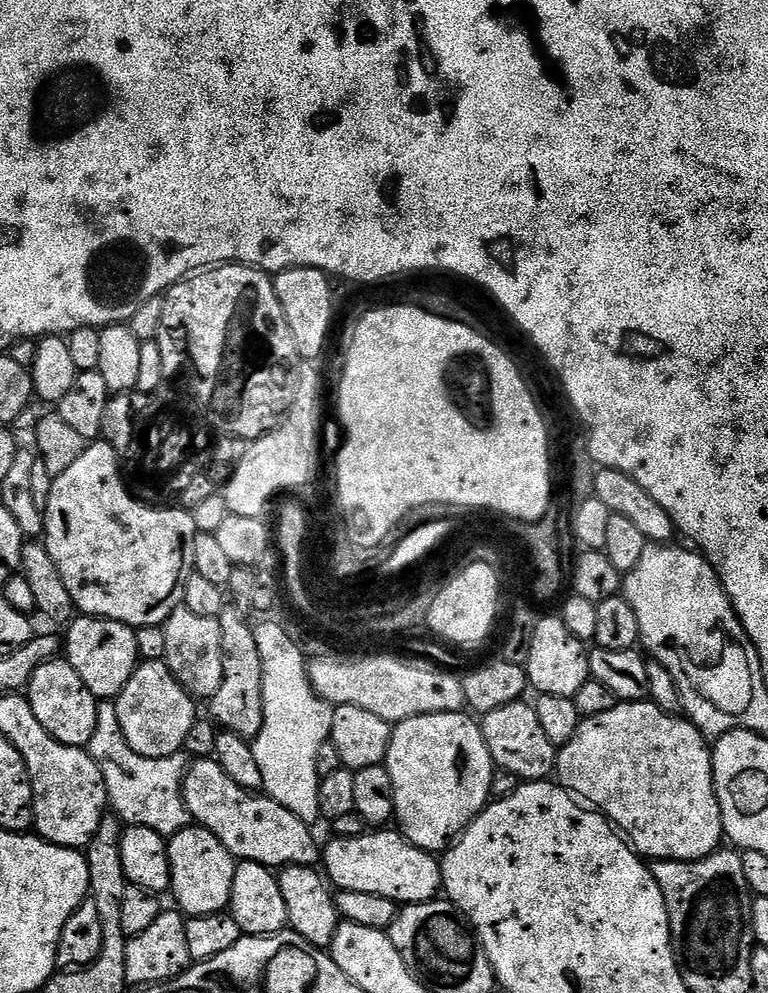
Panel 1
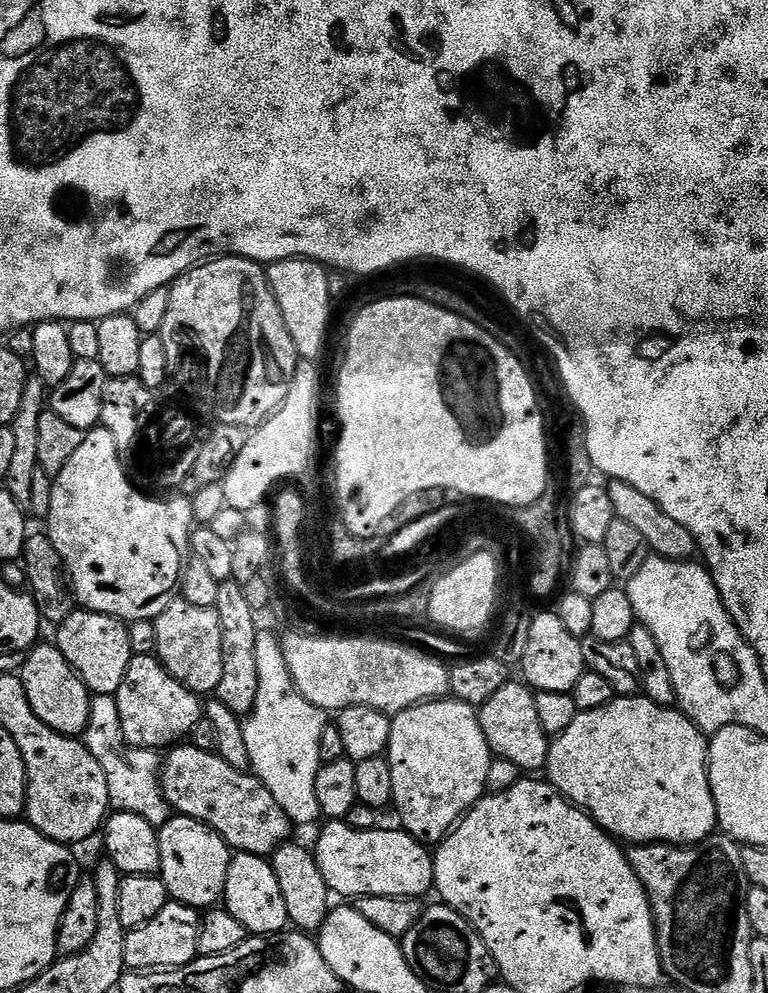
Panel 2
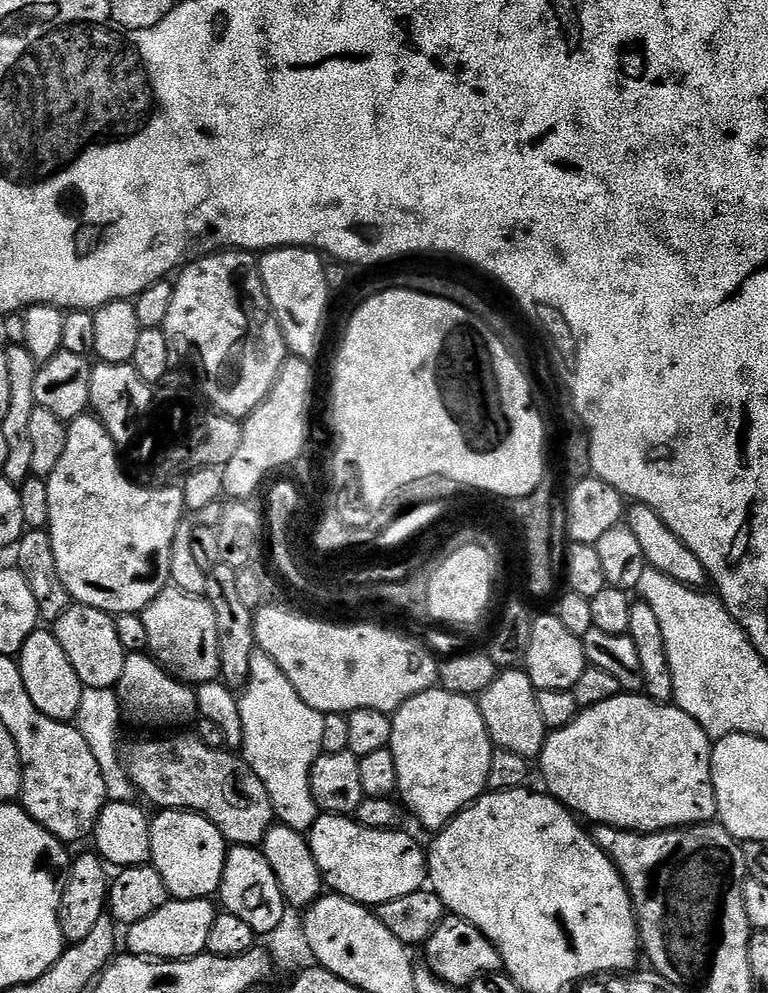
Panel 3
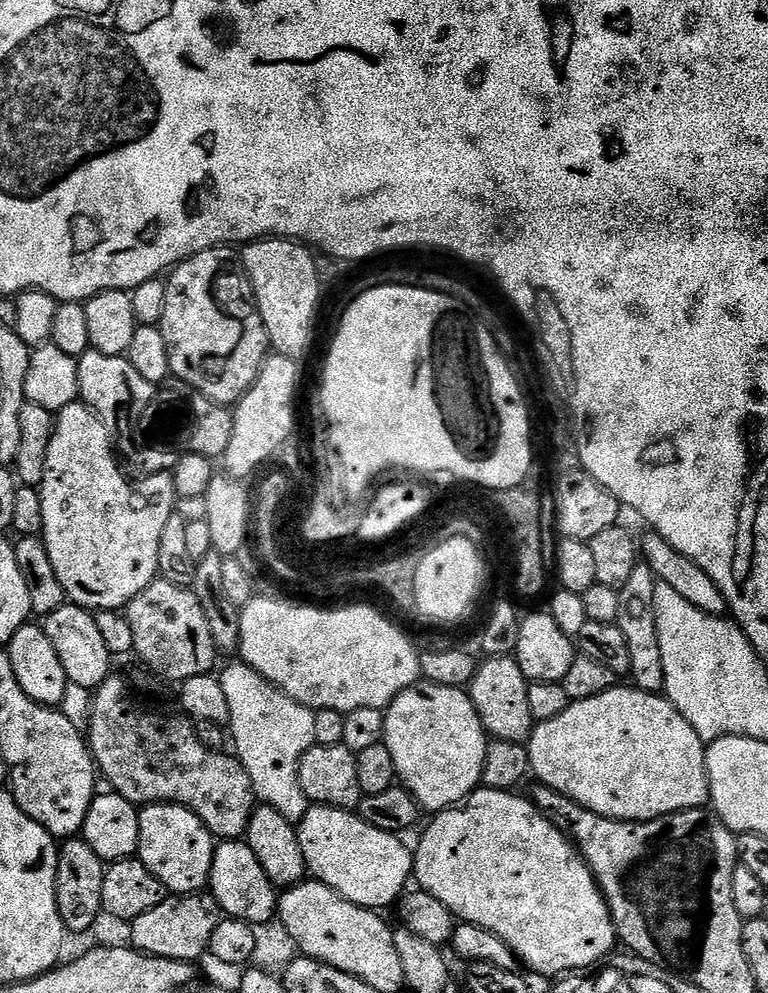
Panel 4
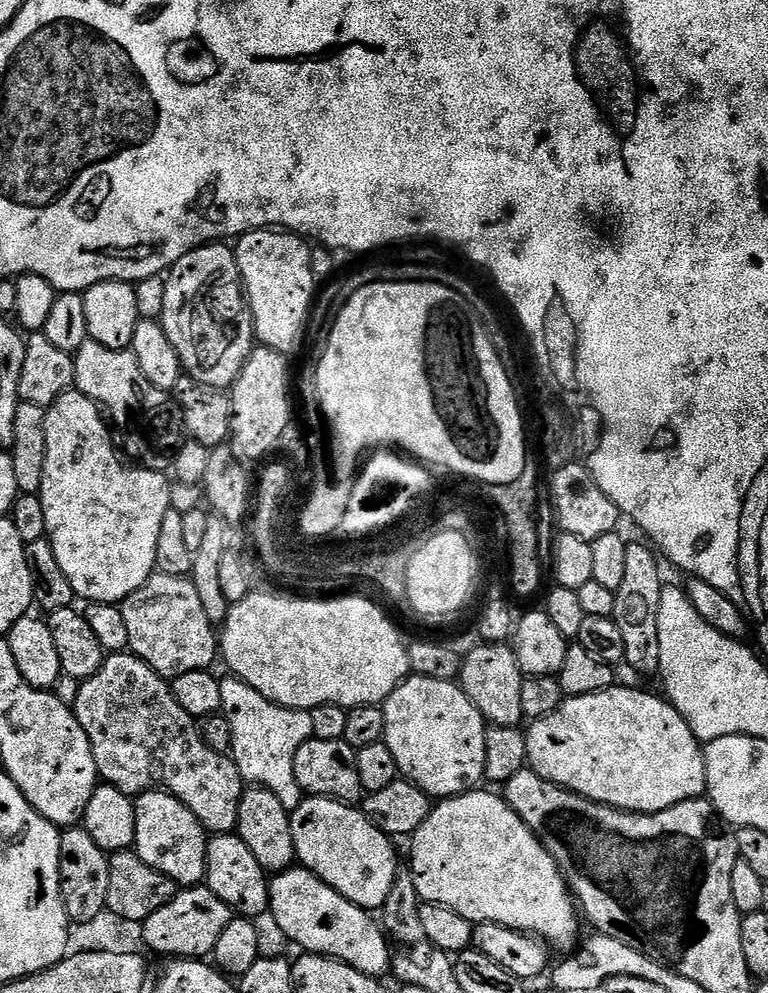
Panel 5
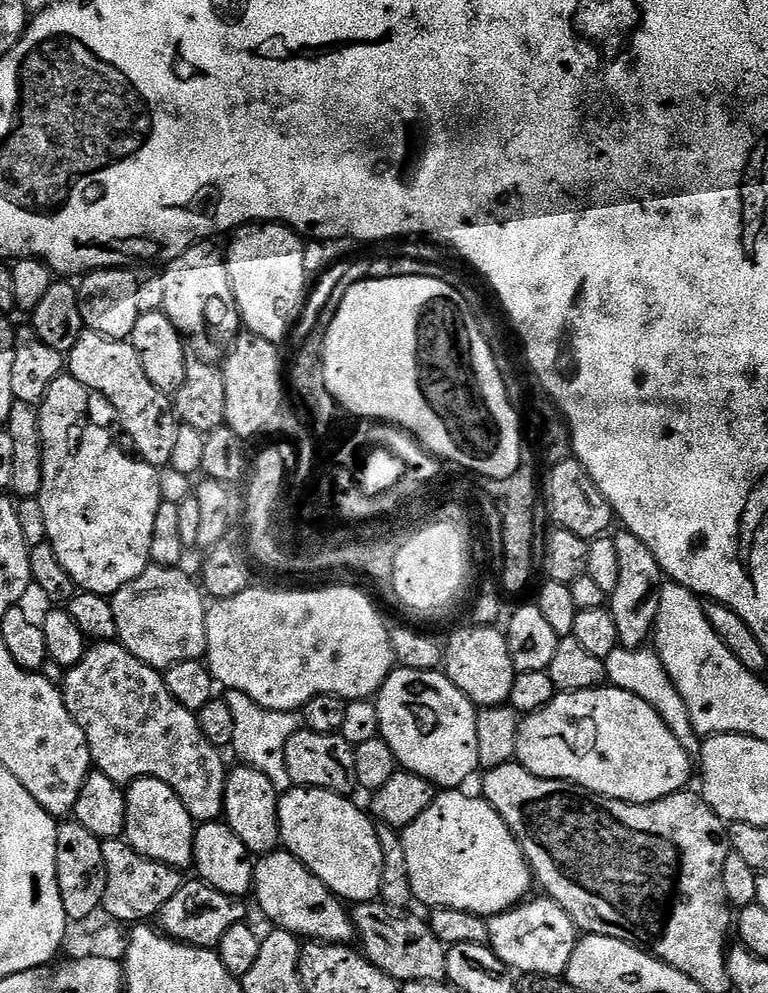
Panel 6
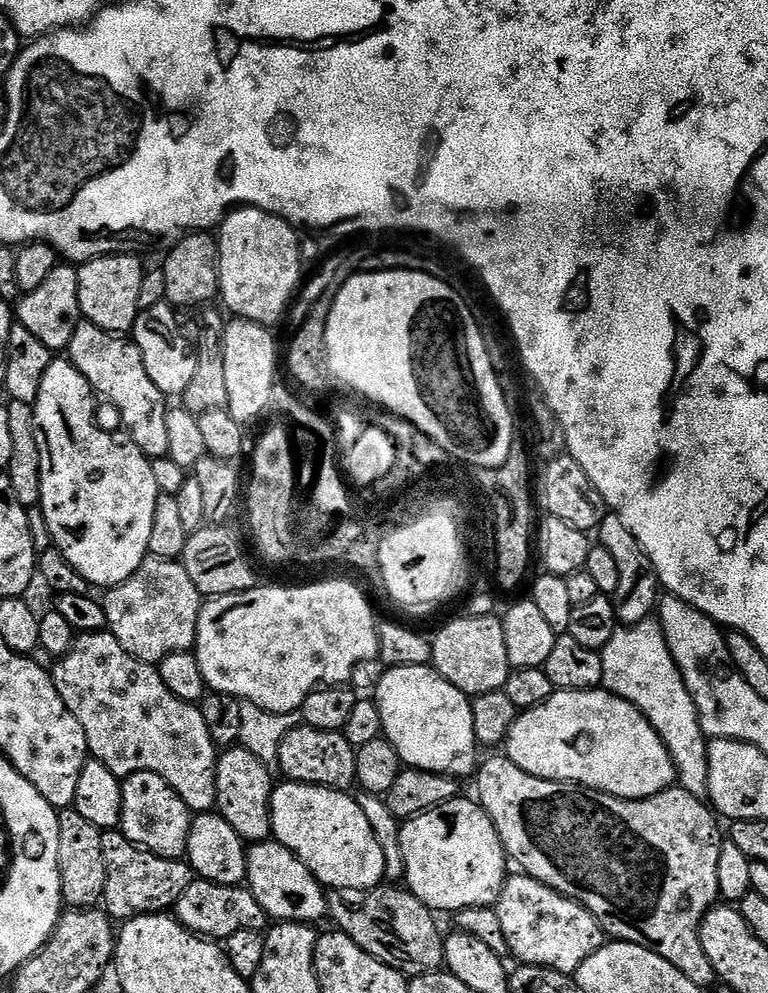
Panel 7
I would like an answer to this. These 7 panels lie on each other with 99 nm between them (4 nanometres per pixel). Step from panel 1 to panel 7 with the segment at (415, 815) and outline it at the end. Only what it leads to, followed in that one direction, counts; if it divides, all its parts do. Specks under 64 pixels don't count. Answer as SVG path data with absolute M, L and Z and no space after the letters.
M426 664L388 668L385 673L376 688L374 699L382 714L383 739L390 741L394 750L398 750L401 765L437 772L443 776L471 777L478 768L478 745L474 738L474 714L470 697L450 682L446 682L442 674L438 674L435 668Z

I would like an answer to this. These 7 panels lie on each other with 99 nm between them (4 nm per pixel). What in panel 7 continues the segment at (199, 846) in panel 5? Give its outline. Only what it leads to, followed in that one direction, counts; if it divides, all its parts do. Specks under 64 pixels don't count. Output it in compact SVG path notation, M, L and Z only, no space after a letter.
M135 772L123 781L122 818L119 831L124 837L147 852L162 858L181 859L188 851L188 835L192 825L193 813L188 811L186 802L158 774Z

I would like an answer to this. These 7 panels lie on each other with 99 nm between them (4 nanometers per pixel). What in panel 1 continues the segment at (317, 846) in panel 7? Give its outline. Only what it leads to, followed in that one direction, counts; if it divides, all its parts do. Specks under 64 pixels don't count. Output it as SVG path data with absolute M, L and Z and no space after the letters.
M372 830L354 838L332 838L328 845L325 843L322 865L327 879L345 892L382 894L382 898L395 900L400 906L437 899L442 888L440 860L413 846L399 831L384 831L388 830Z

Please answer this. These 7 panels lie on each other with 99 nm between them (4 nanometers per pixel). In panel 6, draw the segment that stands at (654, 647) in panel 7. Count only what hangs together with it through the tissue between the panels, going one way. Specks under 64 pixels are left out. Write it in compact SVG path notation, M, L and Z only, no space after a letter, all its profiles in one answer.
M619 647L609 654L604 665L608 671L607 683L611 687L626 690L630 694L642 698L642 702L650 702L650 706L654 706L654 710L658 710L662 722L666 722L666 726L670 726L670 730L679 738L685 750L690 754L699 753L702 740L696 735L690 718L690 710L686 710L686 702L682 702L682 694L678 694L670 674L666 674L666 666L662 666L660 656L655 650L649 650L647 647Z

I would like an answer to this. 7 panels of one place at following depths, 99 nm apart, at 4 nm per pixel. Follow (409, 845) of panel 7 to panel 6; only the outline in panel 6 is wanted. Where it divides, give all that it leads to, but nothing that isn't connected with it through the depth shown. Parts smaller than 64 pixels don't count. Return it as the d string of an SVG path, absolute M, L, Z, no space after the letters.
M464 790L441 791L434 802L430 802L430 806L414 818L411 826L403 829L406 870L410 870L412 894L419 903L421 900L425 904L425 909L453 908L487 918L516 907L534 888L532 868L510 826L506 826L494 806L476 796L467 796Z

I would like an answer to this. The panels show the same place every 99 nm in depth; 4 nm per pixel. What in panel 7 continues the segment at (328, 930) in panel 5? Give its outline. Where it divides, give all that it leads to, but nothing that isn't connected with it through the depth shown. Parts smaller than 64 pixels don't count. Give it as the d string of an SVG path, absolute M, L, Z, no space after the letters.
M269 838L266 840L260 841L258 844L251 845L248 848L248 879L246 881L246 886L248 889L254 894L254 898L258 898L258 902L262 906L262 910L276 922L283 922L286 920L294 920L297 924L312 924L313 922L317 922L316 920L324 920L328 914L328 898L325 892L325 889L322 887L320 881L314 878L314 874L309 870L305 864L296 857L286 846L282 846L279 842L274 838Z

